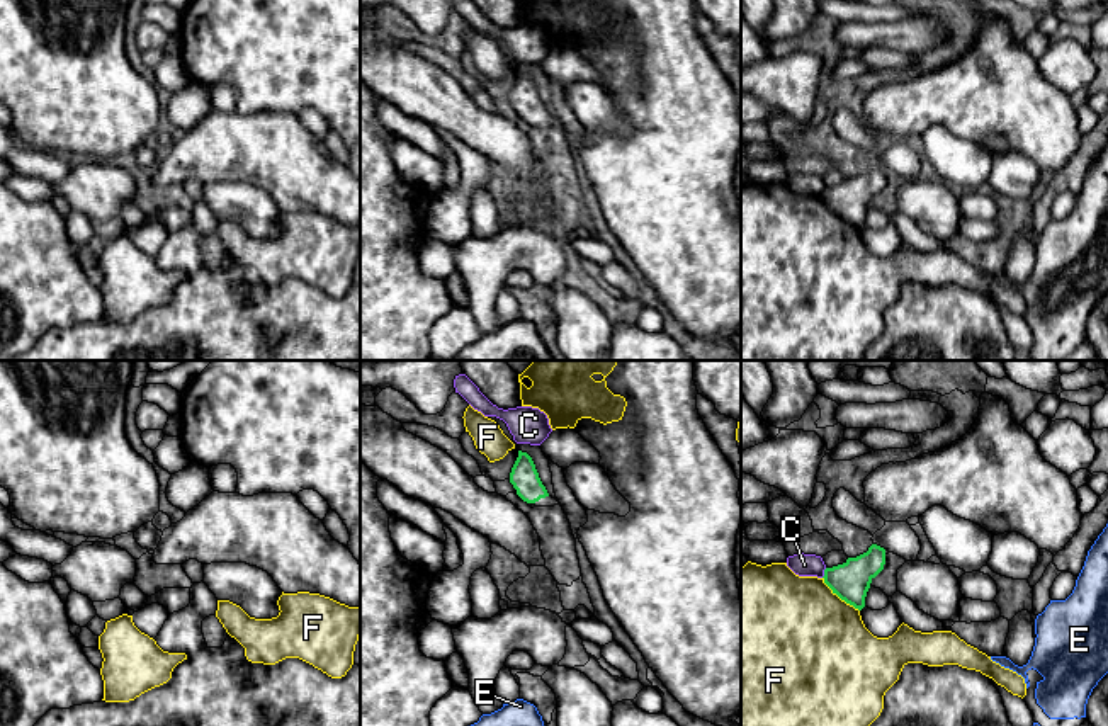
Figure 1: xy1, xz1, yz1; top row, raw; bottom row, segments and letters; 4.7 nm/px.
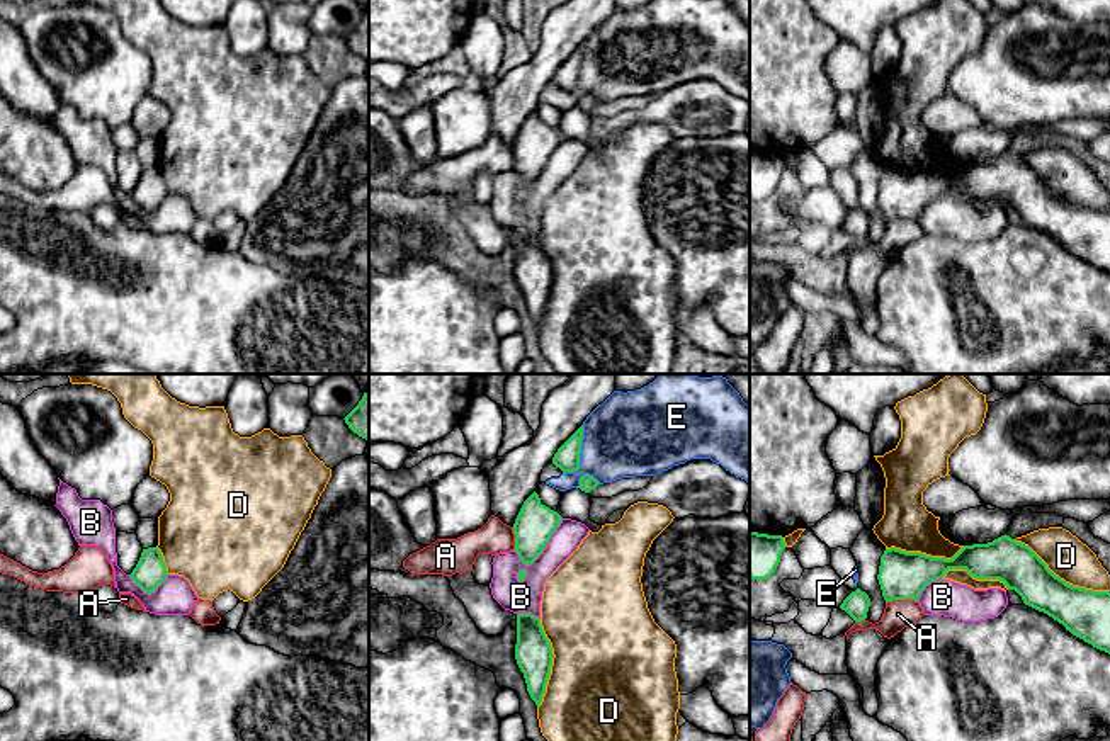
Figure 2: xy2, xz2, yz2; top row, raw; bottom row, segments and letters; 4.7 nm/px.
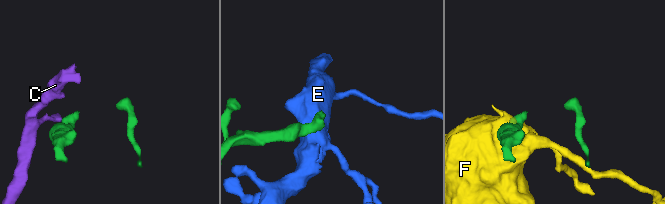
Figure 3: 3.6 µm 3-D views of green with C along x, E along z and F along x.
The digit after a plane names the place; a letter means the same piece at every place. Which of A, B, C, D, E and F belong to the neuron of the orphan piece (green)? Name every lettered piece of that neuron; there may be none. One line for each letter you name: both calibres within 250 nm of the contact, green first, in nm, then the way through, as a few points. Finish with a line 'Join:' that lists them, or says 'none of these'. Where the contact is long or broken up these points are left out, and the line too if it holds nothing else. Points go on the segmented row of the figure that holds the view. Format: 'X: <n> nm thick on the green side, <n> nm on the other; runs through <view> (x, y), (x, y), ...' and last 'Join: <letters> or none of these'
Join: none of these

